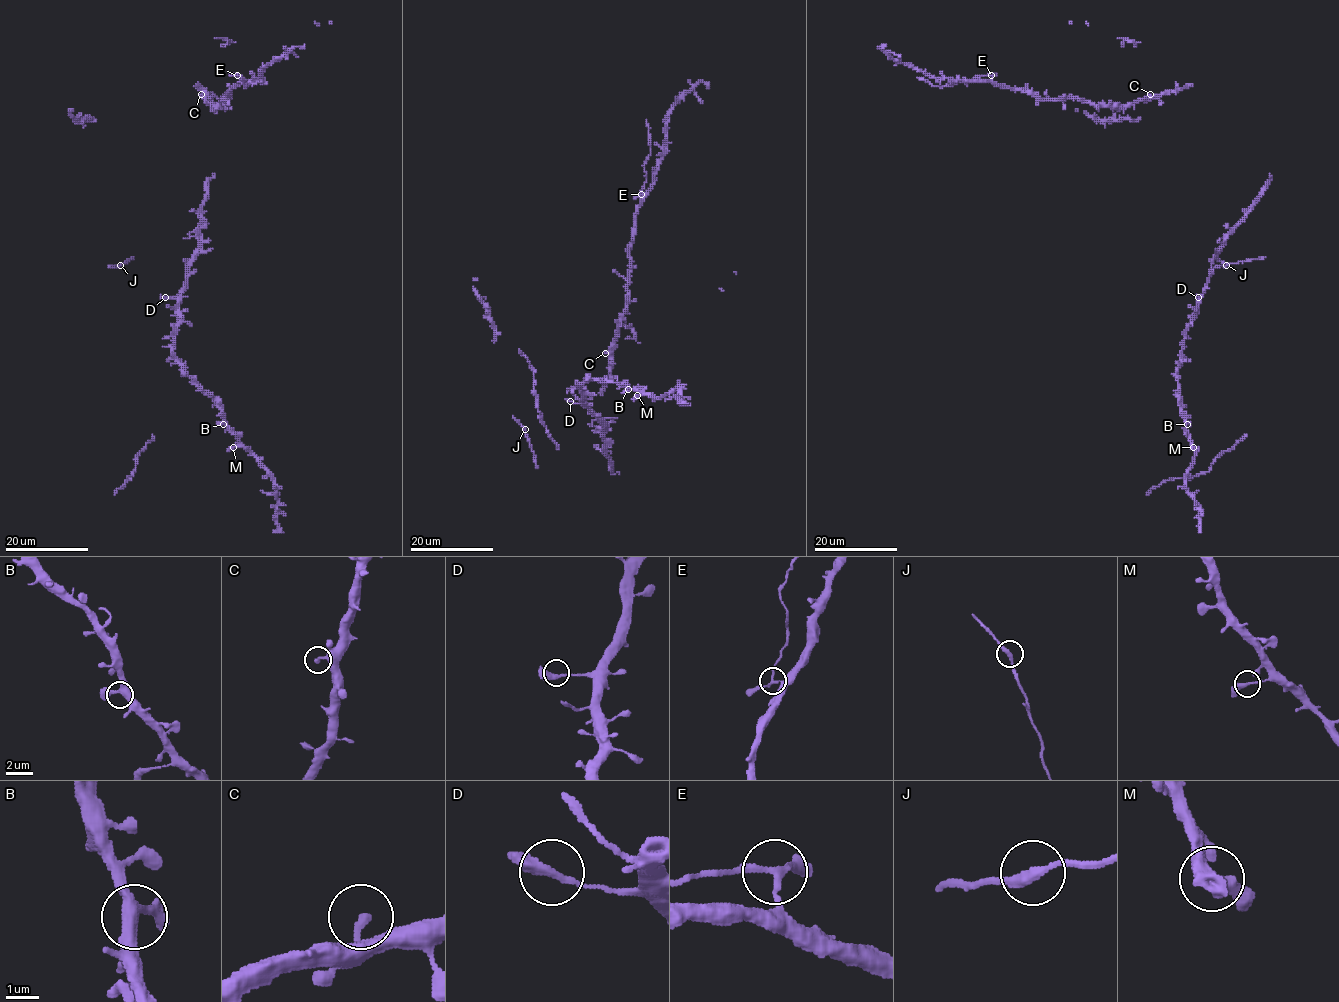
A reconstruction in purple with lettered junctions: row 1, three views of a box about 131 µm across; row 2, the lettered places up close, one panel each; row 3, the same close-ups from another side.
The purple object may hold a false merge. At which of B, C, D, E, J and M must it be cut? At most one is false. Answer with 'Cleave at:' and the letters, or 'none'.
Cleave at: E

